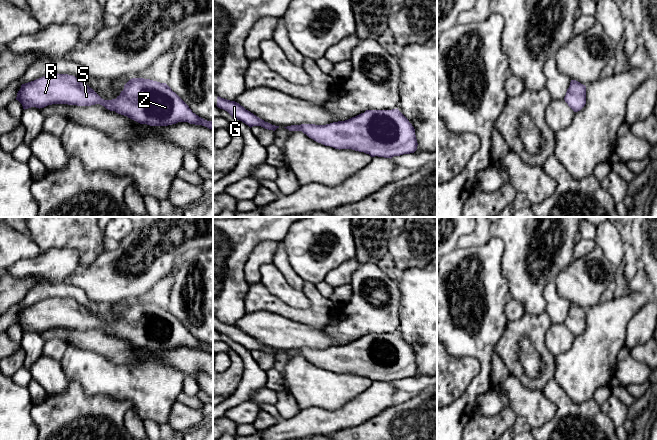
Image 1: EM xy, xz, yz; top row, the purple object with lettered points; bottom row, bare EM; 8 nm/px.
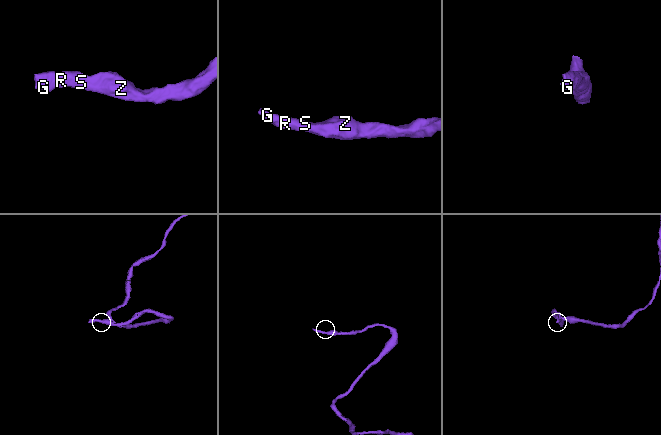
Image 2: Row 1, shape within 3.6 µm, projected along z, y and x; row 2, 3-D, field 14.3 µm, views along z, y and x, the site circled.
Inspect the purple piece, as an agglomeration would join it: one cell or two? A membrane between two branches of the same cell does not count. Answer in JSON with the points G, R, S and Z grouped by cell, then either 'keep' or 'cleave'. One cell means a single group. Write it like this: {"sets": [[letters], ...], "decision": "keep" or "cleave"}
{"sets": [["G", "R", "S", "Z"]], "decision": "keep"}

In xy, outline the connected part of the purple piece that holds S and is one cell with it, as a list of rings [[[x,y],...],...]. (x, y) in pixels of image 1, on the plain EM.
[[[47,298],[22,308],[16,324],[24,334],[31,331],[40,333],[52,328],[100,328],[140,348],[168,350],[188,346],[213,354],[213,345],[207,345],[193,337],[166,307],[144,302],[130,303],[116,323],[104,324],[73,299]]]

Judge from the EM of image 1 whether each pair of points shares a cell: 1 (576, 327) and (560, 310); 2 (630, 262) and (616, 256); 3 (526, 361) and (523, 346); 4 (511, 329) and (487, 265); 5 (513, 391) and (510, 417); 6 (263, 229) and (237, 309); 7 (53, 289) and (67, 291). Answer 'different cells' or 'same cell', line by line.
1: different cells
2: different cells
3: same cell
4: different cells
5: different cells
6: same cell
7: same cell

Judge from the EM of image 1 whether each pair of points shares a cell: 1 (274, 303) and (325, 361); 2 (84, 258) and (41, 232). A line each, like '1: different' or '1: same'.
1: different
2: same

